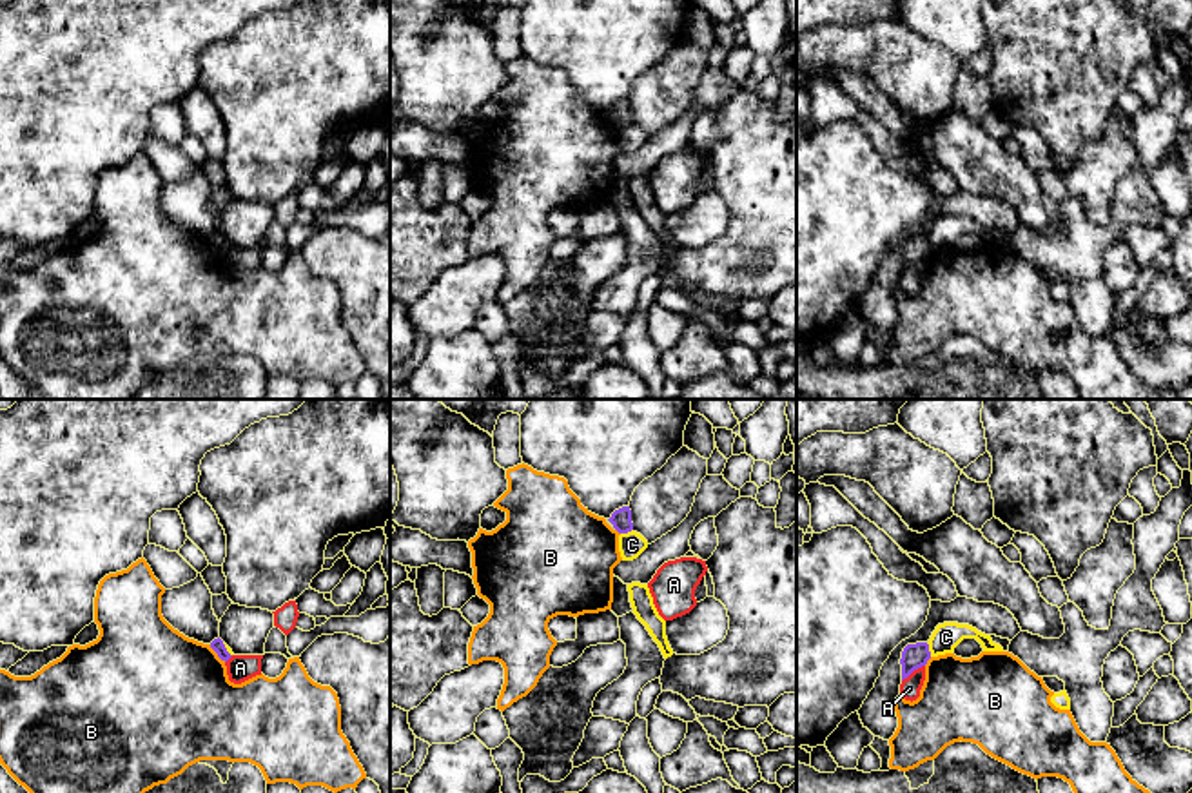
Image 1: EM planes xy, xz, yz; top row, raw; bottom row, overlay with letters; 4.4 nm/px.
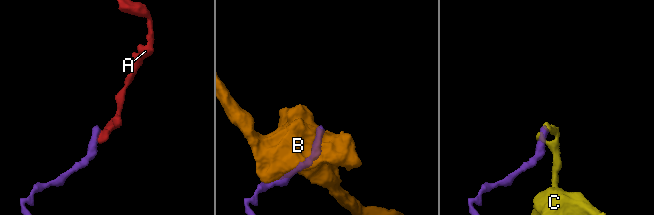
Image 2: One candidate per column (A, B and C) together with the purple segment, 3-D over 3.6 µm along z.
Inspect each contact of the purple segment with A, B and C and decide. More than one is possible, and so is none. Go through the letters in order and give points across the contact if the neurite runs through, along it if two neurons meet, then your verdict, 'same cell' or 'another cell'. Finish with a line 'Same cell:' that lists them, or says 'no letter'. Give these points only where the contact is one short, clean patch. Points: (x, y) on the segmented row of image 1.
A: border yz (924, 665), (902, 681); another cell
B: another cell
C: border yz (926, 643), (931, 655); another cell
Same cell: no letter

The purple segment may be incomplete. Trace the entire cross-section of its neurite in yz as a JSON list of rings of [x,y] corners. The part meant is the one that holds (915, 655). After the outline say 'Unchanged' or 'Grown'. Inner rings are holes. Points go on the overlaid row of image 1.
[[[927,642],[907,644],[900,659],[902,680],[907,679],[914,670],[925,666],[929,659],[931,651]]]. Unchanged

